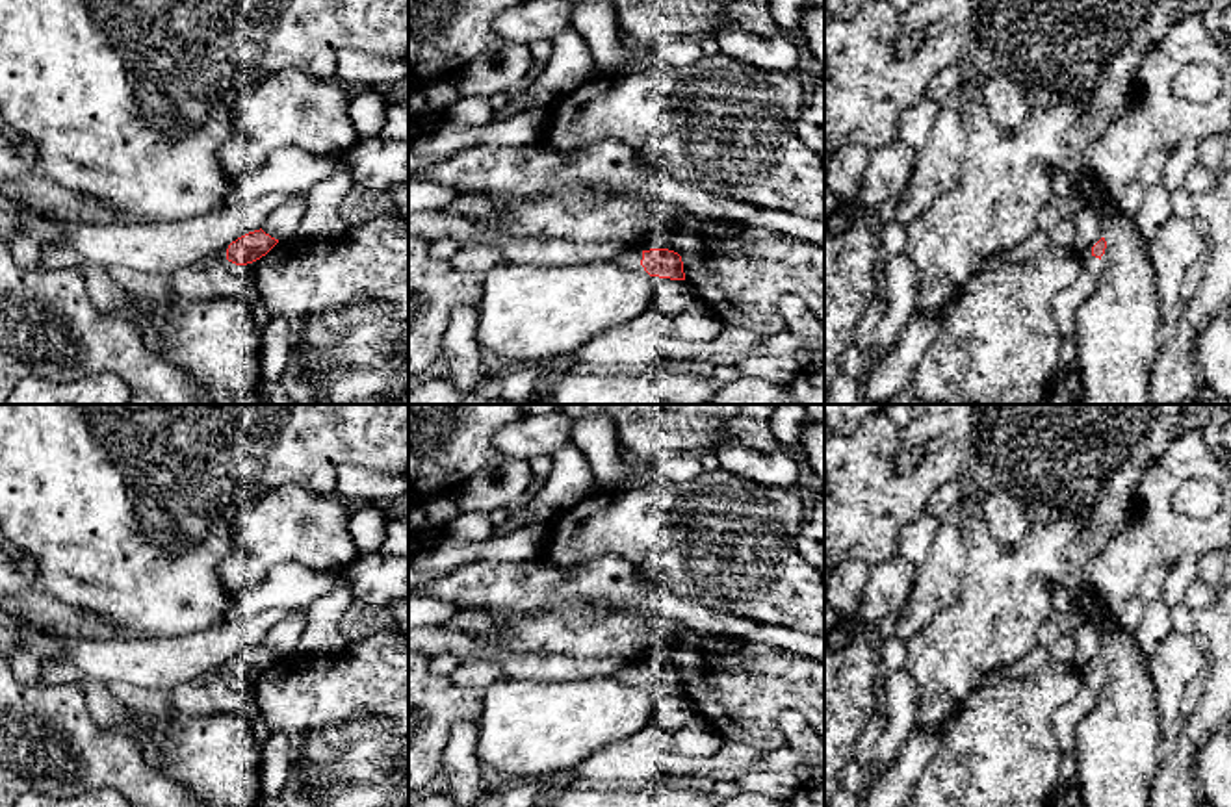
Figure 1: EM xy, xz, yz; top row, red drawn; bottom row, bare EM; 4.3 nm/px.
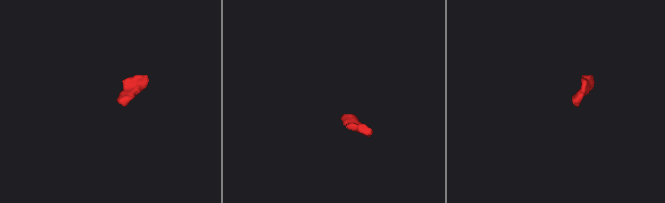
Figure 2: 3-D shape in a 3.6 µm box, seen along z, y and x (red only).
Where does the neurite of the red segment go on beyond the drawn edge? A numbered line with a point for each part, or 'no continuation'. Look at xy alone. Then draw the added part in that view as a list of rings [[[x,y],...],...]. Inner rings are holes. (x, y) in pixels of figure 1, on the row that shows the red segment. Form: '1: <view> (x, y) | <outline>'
1: xy (210, 277) | [[[208,254],[173,273],[173,293],[178,301],[232,297],[254,304],[258,289],[245,271],[234,269],[227,256]]]

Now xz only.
1: xz (630, 256) | [[[626,247],[613,262],[622,267],[635,267],[642,260],[642,252],[635,247]]]

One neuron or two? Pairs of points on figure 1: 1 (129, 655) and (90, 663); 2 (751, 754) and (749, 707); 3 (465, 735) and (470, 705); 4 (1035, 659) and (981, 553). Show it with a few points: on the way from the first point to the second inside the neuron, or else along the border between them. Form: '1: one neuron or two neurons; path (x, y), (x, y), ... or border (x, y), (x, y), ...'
1: one neuron; path (119, 659), (99, 659)
2: two neurons; border (728, 741), (739, 741), (767, 752)
3: two neurons; border (476, 722), (463, 720), (453, 726), (444, 757)
4: two neurons; border (1036, 644), (997, 672)

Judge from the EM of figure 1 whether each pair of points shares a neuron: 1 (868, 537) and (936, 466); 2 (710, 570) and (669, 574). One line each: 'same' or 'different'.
1: same
2: same

